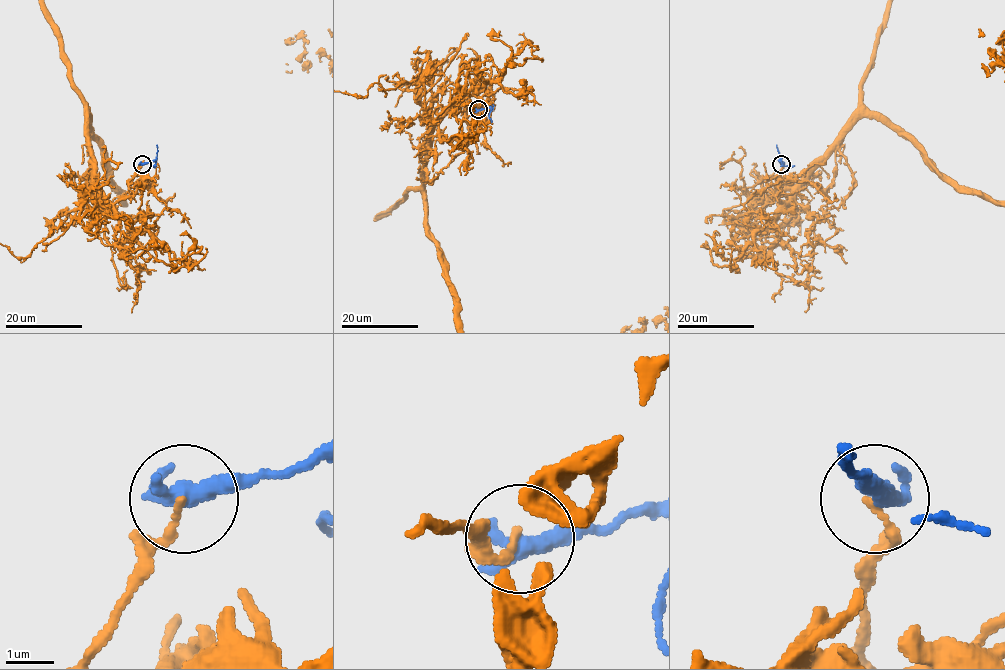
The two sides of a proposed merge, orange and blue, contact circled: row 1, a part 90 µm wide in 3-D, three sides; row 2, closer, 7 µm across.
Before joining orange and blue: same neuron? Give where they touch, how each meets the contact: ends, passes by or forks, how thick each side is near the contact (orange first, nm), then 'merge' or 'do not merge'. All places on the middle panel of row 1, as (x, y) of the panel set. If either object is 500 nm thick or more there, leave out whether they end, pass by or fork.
place (478, 109); orange ends; blue passes by; calibres 140 and 360 nm; do not merge

